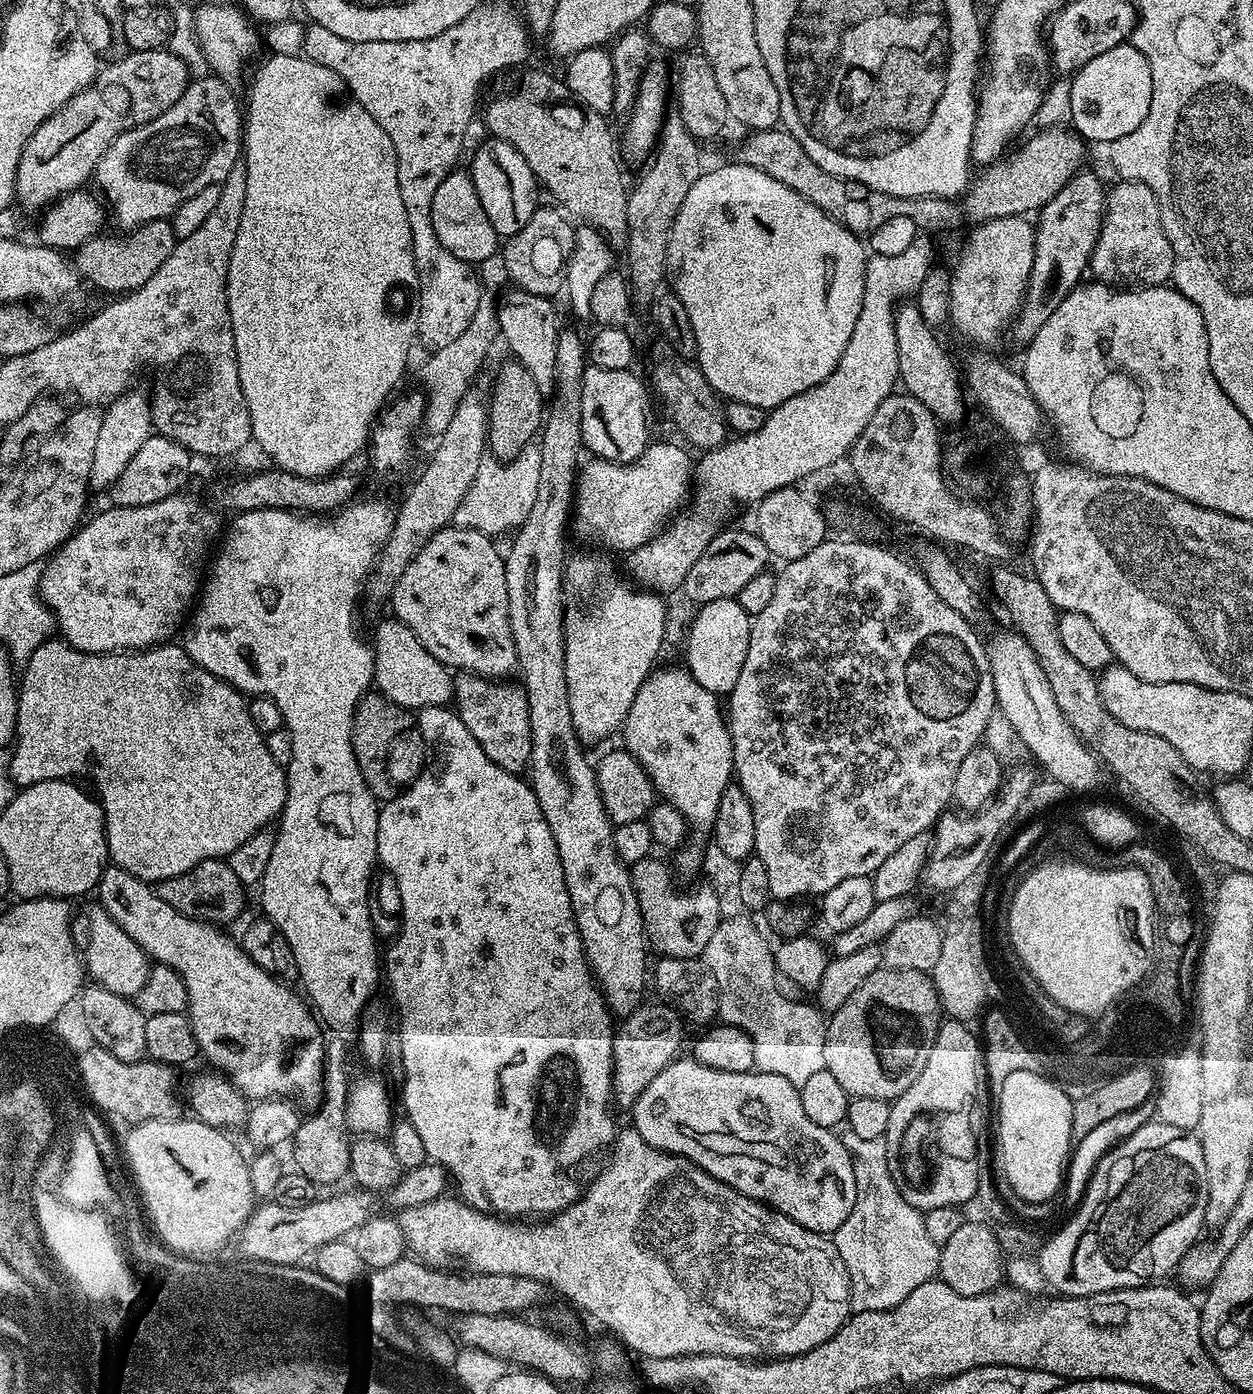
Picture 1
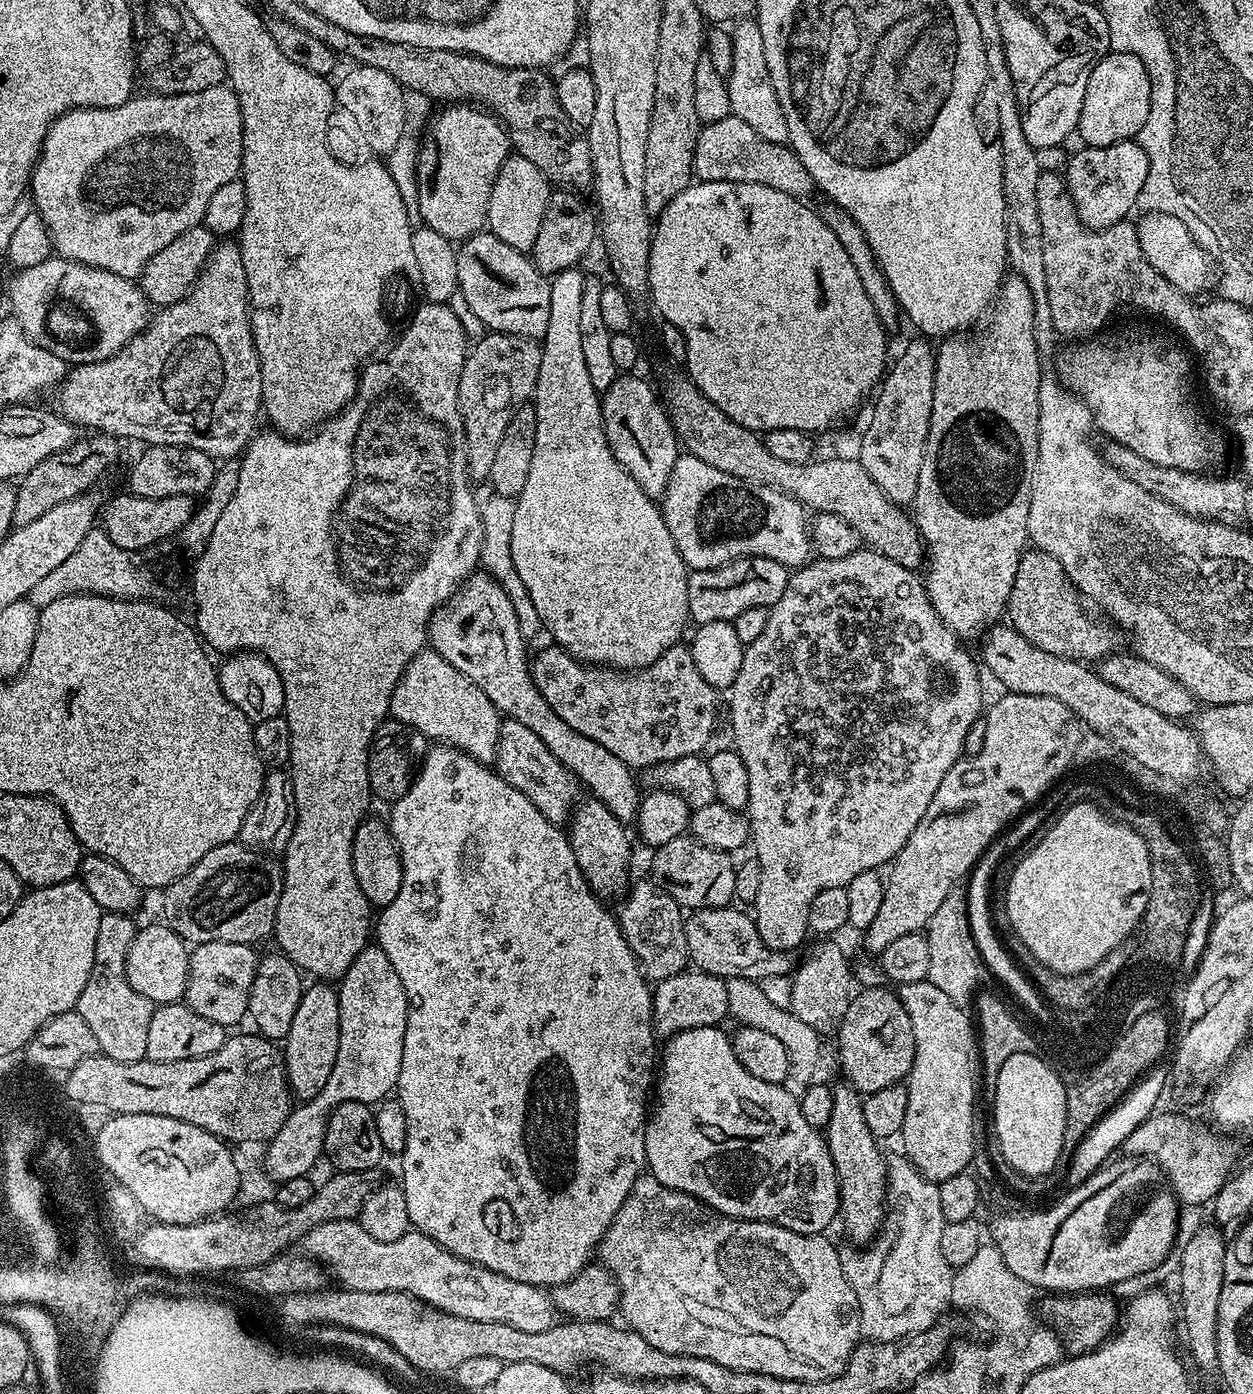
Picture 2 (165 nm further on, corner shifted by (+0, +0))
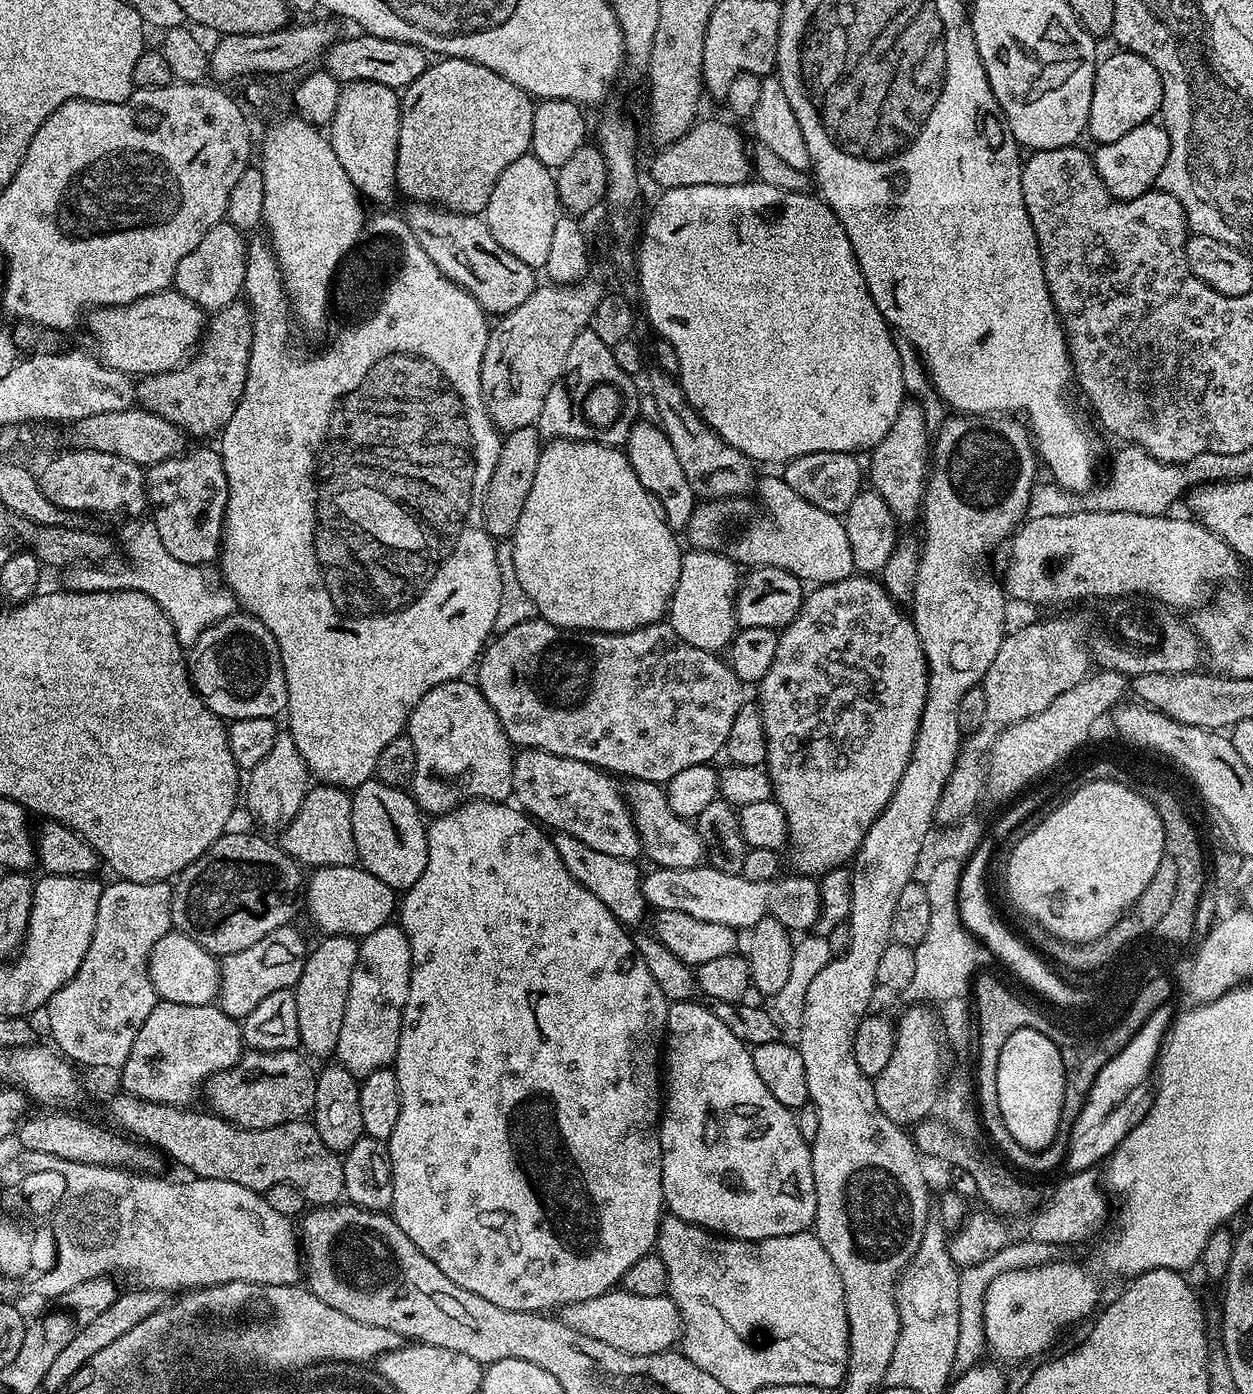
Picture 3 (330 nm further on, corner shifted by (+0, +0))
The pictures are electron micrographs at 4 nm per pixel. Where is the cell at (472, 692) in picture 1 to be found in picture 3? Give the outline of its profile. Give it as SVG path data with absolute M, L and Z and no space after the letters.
M537 748L517 751L512 761L512 796L515 803L533 820L553 833L570 834L578 838L578 842L586 842L586 846L602 850L602 854L614 854L614 858L635 861L636 855L639 857L642 852L640 835L632 821L632 812L628 809L625 793L622 788L620 792L615 782L617 783L603 768L595 768L592 764L578 762L574 758L562 758L558 754L550 754Z

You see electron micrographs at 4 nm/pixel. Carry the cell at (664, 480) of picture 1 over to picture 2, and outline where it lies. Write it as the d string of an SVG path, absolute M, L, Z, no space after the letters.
M677 455L674 470L670 470L668 487L662 497L662 511L666 526L670 530L670 538L674 538L678 554L682 554L685 566L692 572L714 570L738 558L751 556L765 556L786 565L790 570L795 570L809 563L814 552L810 516L803 504L778 490L770 490L770 486L758 486L742 478L722 474L722 470L714 470L714 466L702 462L702 458L697 456Z

